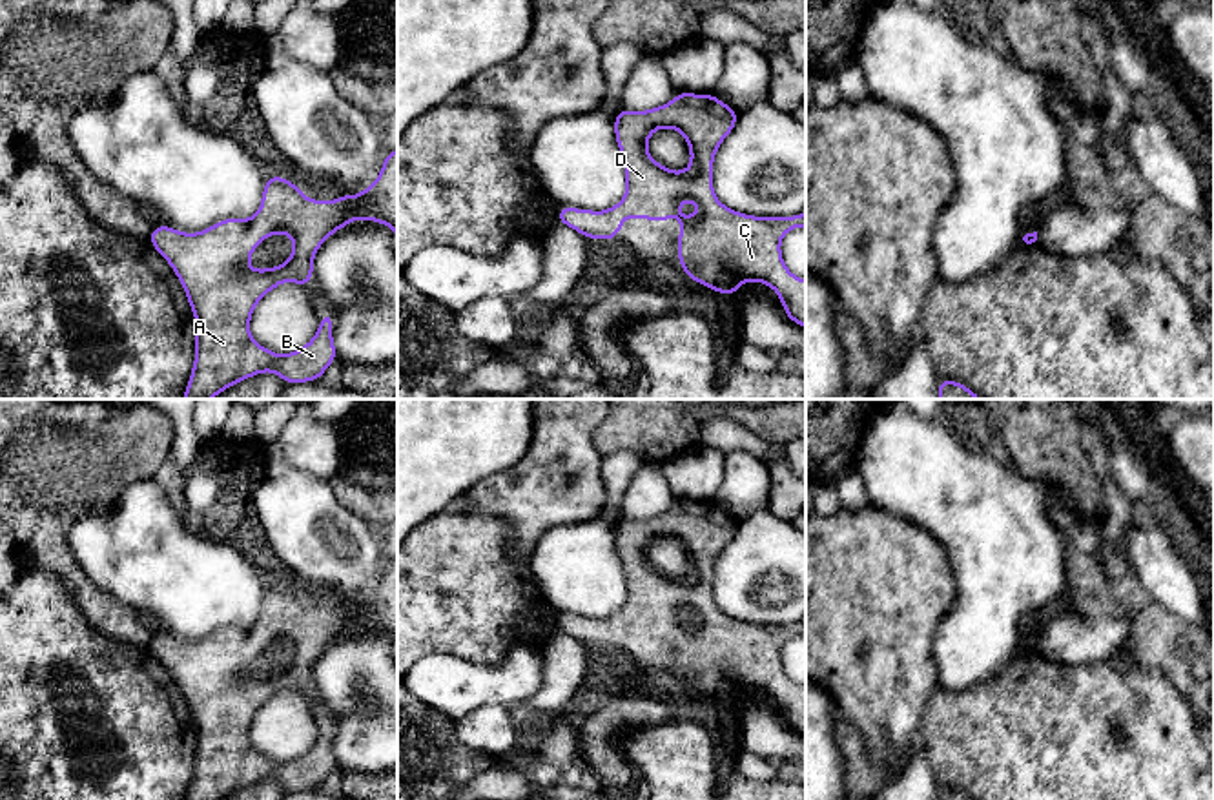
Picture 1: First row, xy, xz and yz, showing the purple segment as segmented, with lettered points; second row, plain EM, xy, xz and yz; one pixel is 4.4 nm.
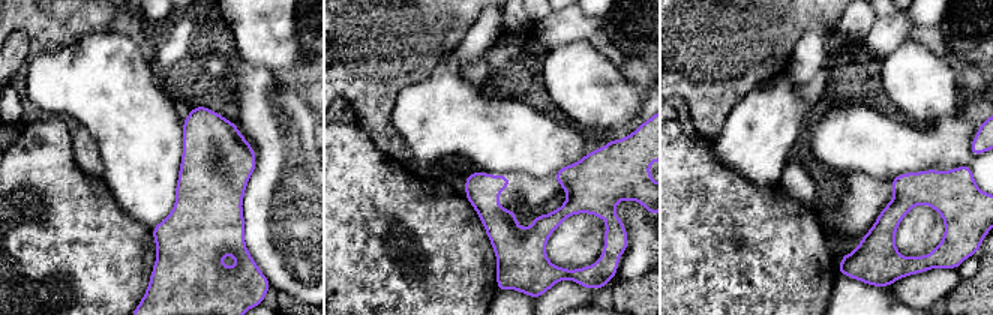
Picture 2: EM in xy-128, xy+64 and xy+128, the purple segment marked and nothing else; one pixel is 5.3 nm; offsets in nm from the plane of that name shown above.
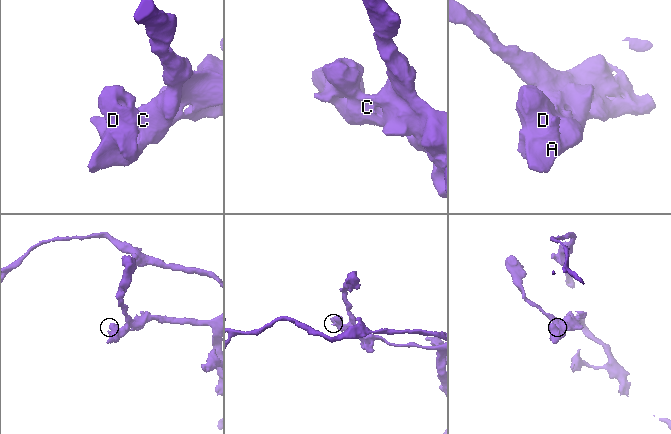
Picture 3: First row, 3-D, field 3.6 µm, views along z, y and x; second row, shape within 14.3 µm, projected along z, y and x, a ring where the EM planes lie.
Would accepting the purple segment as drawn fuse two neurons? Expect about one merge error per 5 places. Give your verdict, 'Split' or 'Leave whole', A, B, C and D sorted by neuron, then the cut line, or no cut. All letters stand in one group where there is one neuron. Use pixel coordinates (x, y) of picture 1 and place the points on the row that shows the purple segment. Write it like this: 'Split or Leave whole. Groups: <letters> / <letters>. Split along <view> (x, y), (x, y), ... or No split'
Leave whole. Groups: A B C D. No split

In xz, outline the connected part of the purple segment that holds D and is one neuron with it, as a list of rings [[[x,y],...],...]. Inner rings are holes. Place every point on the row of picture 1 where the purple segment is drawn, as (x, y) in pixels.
[[[680,91],[671,102],[647,111],[620,109],[614,115],[614,137],[625,166],[627,188],[623,199],[603,211],[560,206],[556,222],[572,228],[587,239],[616,241],[616,233],[623,230],[625,217],[662,224],[669,217],[676,217],[680,221],[676,257],[691,281],[731,297],[736,295],[736,290],[746,281],[767,284],[777,292],[786,317],[806,328],[806,281],[787,270],[780,251],[782,237],[789,230],[806,228],[806,211],[791,217],[756,217],[727,208],[715,195],[713,160],[720,144],[735,129],[736,120],[738,111],[713,93]],[[664,128],[673,128],[684,135],[691,153],[685,171],[673,171],[649,155],[649,137]],[[684,200],[693,200],[698,206],[698,213],[682,215],[678,206]]]

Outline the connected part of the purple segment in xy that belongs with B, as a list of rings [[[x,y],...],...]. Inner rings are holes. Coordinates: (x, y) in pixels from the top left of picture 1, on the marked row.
[[[397,149],[385,153],[379,177],[370,188],[359,193],[341,193],[343,197],[337,200],[314,200],[295,182],[273,173],[262,188],[259,211],[250,219],[222,219],[197,233],[177,231],[168,224],[153,228],[148,241],[179,277],[195,315],[195,359],[182,399],[217,397],[230,386],[262,372],[277,374],[286,385],[319,381],[326,368],[337,361],[332,312],[319,317],[319,330],[306,346],[284,355],[273,354],[253,341],[250,319],[257,303],[275,286],[283,282],[310,286],[314,255],[330,235],[350,222],[357,219],[381,222],[397,237]],[[275,233],[292,237],[292,257],[279,266],[250,268],[248,259],[253,250],[262,239]]]

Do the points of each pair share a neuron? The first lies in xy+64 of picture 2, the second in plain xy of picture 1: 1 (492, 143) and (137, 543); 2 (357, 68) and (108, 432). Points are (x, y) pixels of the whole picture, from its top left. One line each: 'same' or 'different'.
1: same
2: same

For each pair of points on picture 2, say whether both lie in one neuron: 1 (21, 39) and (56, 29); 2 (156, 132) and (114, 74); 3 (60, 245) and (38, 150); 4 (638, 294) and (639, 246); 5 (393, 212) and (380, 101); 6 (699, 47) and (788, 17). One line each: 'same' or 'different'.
1: different
2: same
3: same
4: different
5: different
6: same

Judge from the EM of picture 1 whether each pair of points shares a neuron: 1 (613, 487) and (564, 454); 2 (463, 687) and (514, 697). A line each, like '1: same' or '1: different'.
1: different
2: same

